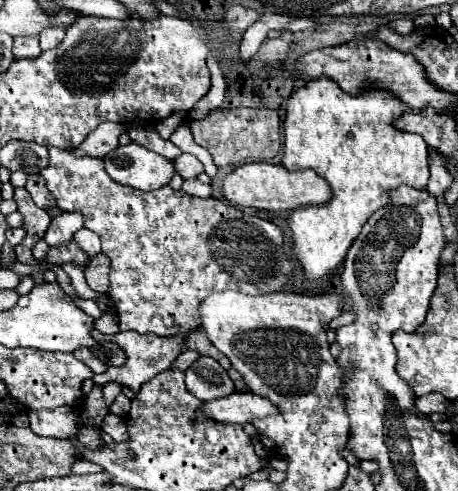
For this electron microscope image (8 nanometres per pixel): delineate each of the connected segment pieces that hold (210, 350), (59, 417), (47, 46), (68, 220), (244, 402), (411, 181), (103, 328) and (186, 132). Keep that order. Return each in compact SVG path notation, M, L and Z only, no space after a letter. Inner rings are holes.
M197 328L197 330L193 330L193 332L189 334L187 348L189 348L189 350L199 350L203 356L211 356L211 358L215 358L217 362L221 362L221 366L223 366L225 370L231 368L229 358L227 358L225 354L221 354L221 352L219 352L211 342L209 342L207 334L205 334L201 328Z
M67 406L55 410L29 412L31 430L37 436L55 436L55 438L73 438L79 428L79 416Z
M45 28L39 34L39 46L41 46L41 50L51 50L51 48L59 46L63 38L65 38L65 28Z
M63 212L61 216L51 218L51 226L45 232L45 242L49 246L57 246L69 242L77 230L83 228L83 214L81 212Z
M235 392L227 398L205 402L201 410L213 420L229 424L247 424L253 422L255 418L265 418L269 414L279 412L277 406L273 406L273 402L253 392Z
M315 78L313 82L305 82L289 96L287 116L283 122L283 166L287 170L311 168L319 172L319 176L323 176L333 190L333 196L327 204L297 208L289 218L289 226L293 230L293 250L303 264L307 280L323 278L345 258L351 242L357 238L369 216L389 202L389 190L401 184L409 184L413 188L427 186L429 148L425 140L419 134L409 134L393 126L395 120L405 112L409 112L407 106L397 102L389 90L363 90L363 94L351 96L345 94L337 82L329 82L329 78Z
M103 314L103 318L95 320L95 326L99 332L103 334L117 334L119 326L117 326L117 316L115 314Z
M181 124L181 126L169 136L169 140L173 140L183 152L189 152L189 154L197 156L197 160L203 162L203 166L205 166L205 174L207 174L207 176L213 178L213 176L217 174L217 168L215 168L215 164L213 164L213 160L211 160L211 154L209 154L203 146L195 144L193 134L191 134L191 130L189 130L187 124Z

